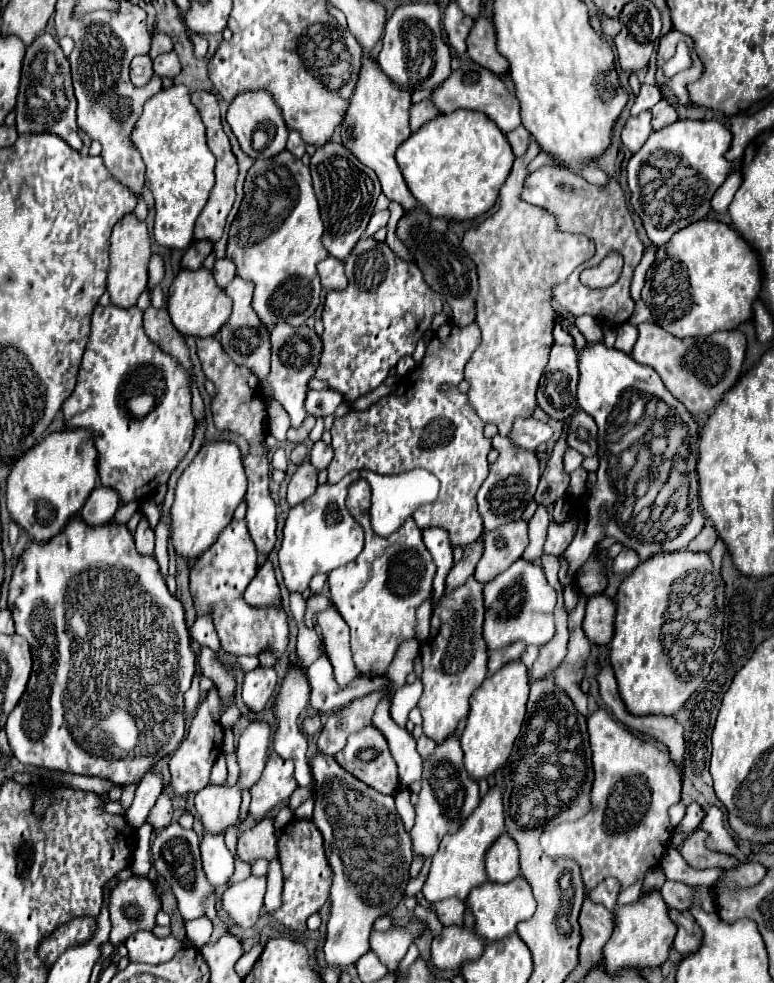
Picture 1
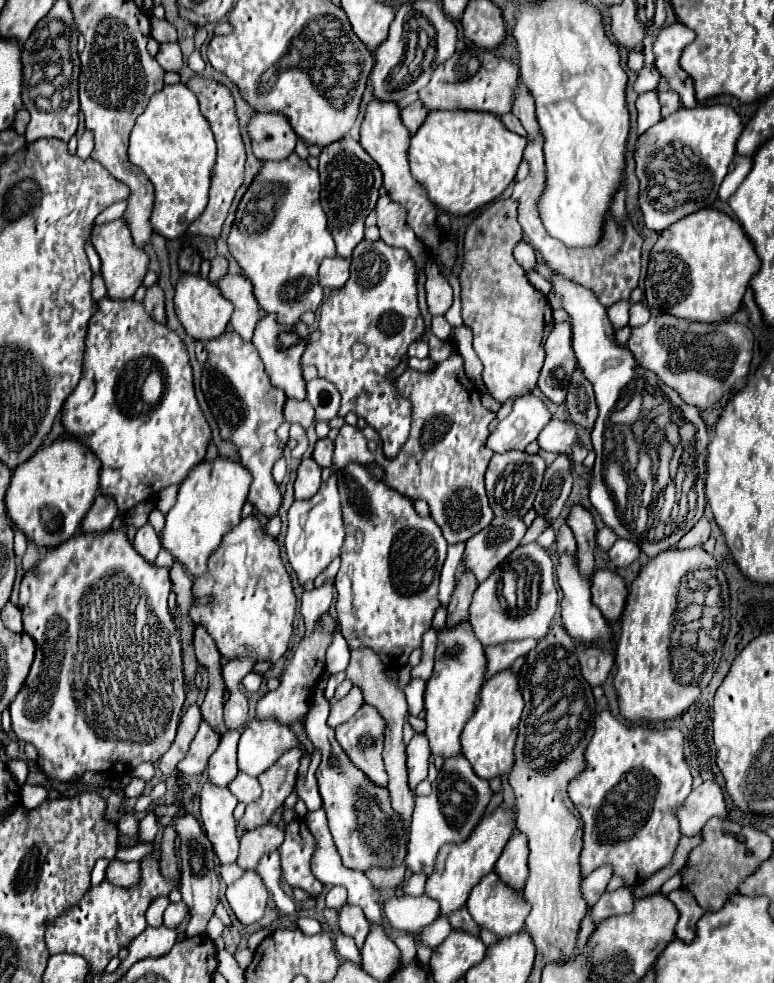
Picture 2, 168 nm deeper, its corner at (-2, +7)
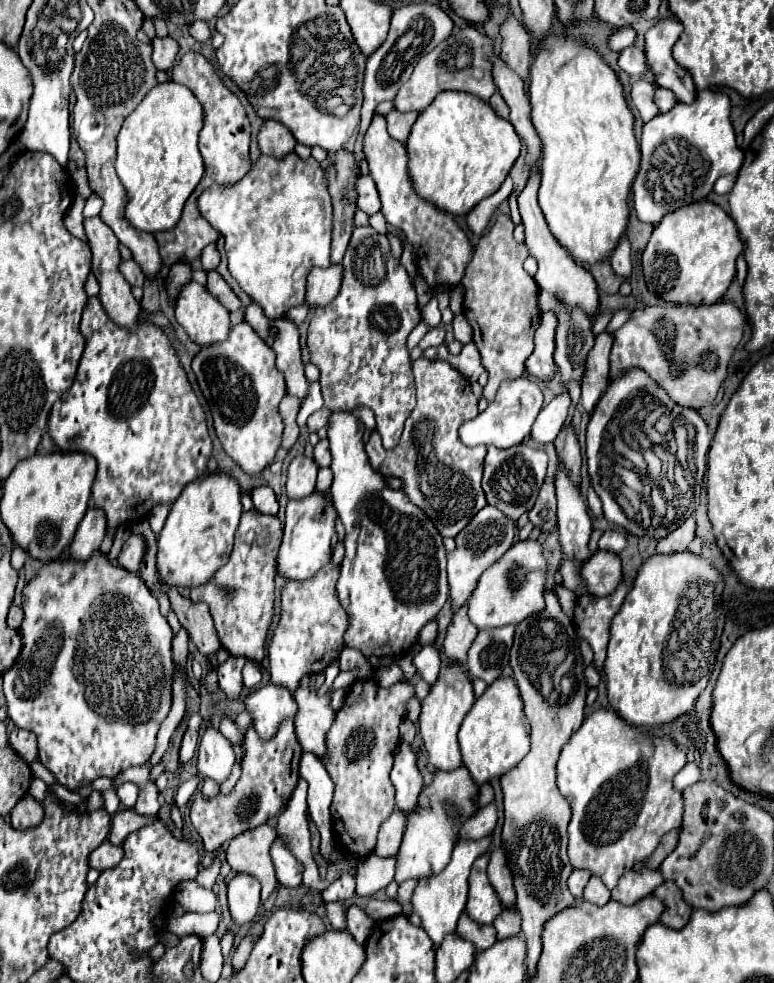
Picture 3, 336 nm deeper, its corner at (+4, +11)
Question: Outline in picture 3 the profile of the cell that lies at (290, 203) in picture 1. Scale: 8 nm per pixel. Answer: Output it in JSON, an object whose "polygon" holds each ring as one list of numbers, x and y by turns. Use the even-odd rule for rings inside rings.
{"polygon":[[290,153,284,159,260,155,248,175,244,175,238,183,214,183,208,187,198,197,198,209,226,239,230,275,270,319,284,317,290,307,304,303,306,277,312,267,330,267,332,203,326,187,326,169,312,157,304,161,296,153]]}

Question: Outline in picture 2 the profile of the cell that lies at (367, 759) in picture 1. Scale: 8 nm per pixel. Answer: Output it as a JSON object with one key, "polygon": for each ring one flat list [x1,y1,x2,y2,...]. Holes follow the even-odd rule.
{"polygon":[[364,703,350,721,336,727,336,739,350,761,362,769,372,783,380,787,388,785,388,775,382,763,384,719,372,705]]}

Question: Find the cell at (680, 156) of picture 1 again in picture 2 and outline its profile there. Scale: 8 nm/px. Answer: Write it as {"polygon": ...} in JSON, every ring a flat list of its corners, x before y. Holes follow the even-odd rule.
{"polygon":[[714,105,714,107,694,107,694,109,680,107,676,113,658,121,654,127,650,127,646,133,638,137,634,149,636,177,640,181,638,203,642,209,644,223,650,231,662,233,664,229,684,219,686,215,704,207,712,207,714,199,718,197,718,187,732,161,734,145,740,131,742,131,742,121,734,113,734,109,728,105]]}

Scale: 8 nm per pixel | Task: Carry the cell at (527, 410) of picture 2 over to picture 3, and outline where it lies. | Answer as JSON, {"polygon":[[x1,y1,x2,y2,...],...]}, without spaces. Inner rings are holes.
{"polygon":[[526,375,518,379,506,379,502,381,502,387,498,387,494,401,488,403,488,407,482,413,478,413,474,419,466,421,460,427,460,437,470,447,494,445,494,447,506,449,512,445,520,445,530,433,540,409,542,409,542,391,536,381,528,379]]}

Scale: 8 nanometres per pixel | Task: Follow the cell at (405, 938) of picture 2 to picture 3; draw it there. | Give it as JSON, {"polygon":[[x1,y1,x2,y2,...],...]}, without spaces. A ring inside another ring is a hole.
{"polygon":[[484,837,480,841,460,841,460,843,456,843,450,865,442,873,432,875,428,879,422,879,418,883,418,887,414,889,414,897,412,897,414,913,420,915,422,925,430,933,430,939,434,941,436,947,438,947,438,943,442,943,442,939,446,935,456,933,456,923,458,923,458,919,460,919,460,915,464,911,464,905,466,905,470,867,478,859,478,855,484,855,488,851,488,847,490,847,488,837]]}

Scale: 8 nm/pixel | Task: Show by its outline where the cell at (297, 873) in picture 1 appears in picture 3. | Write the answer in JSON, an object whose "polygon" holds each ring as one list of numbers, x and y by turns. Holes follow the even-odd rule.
{"polygon":[[280,839,274,841,270,853,272,853,274,867,276,867,276,879,284,887,300,887,304,865,286,849,286,845]]}

